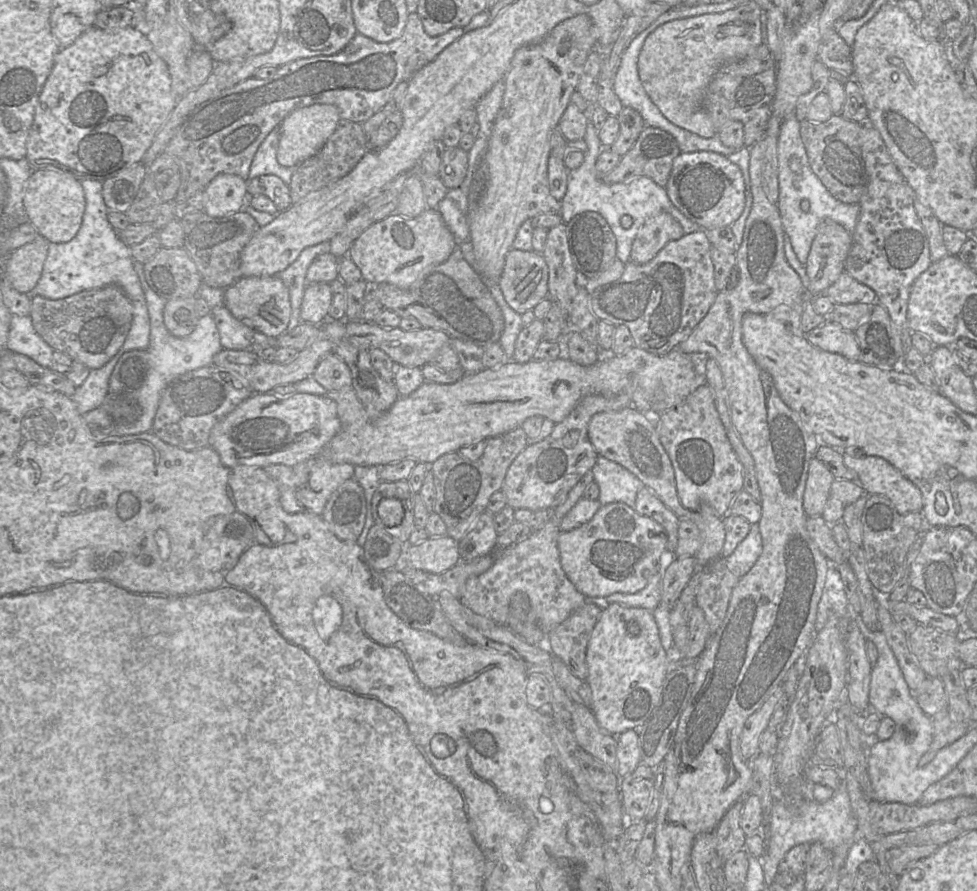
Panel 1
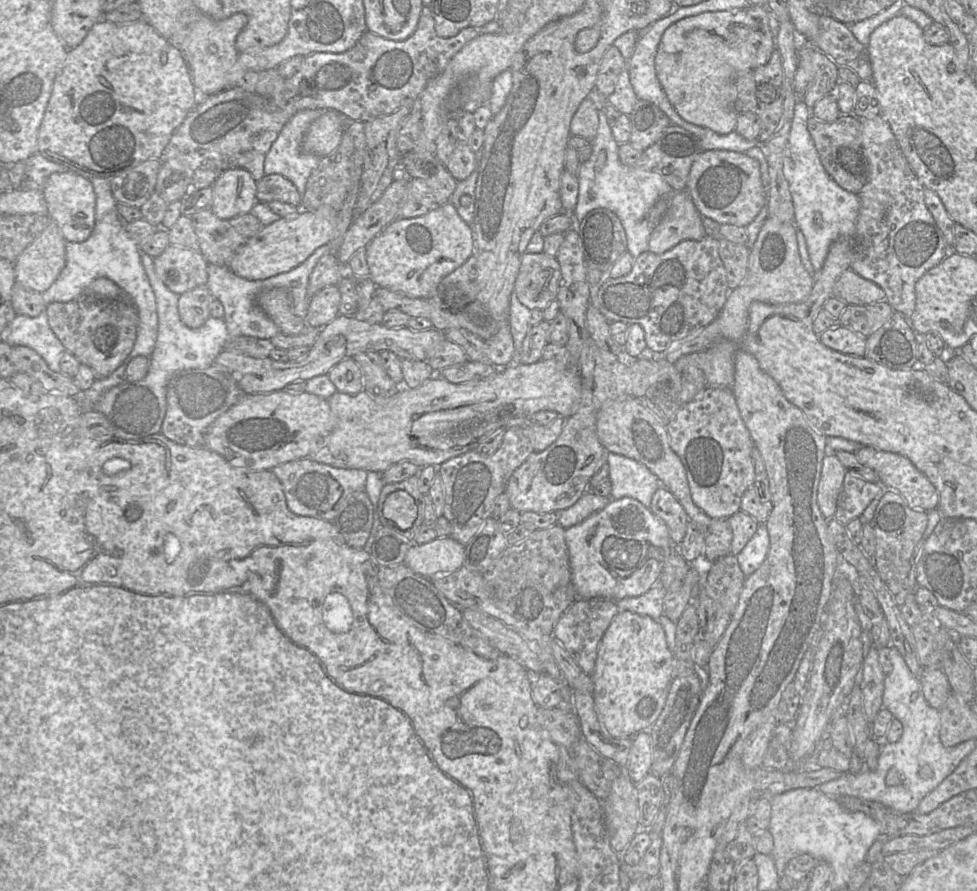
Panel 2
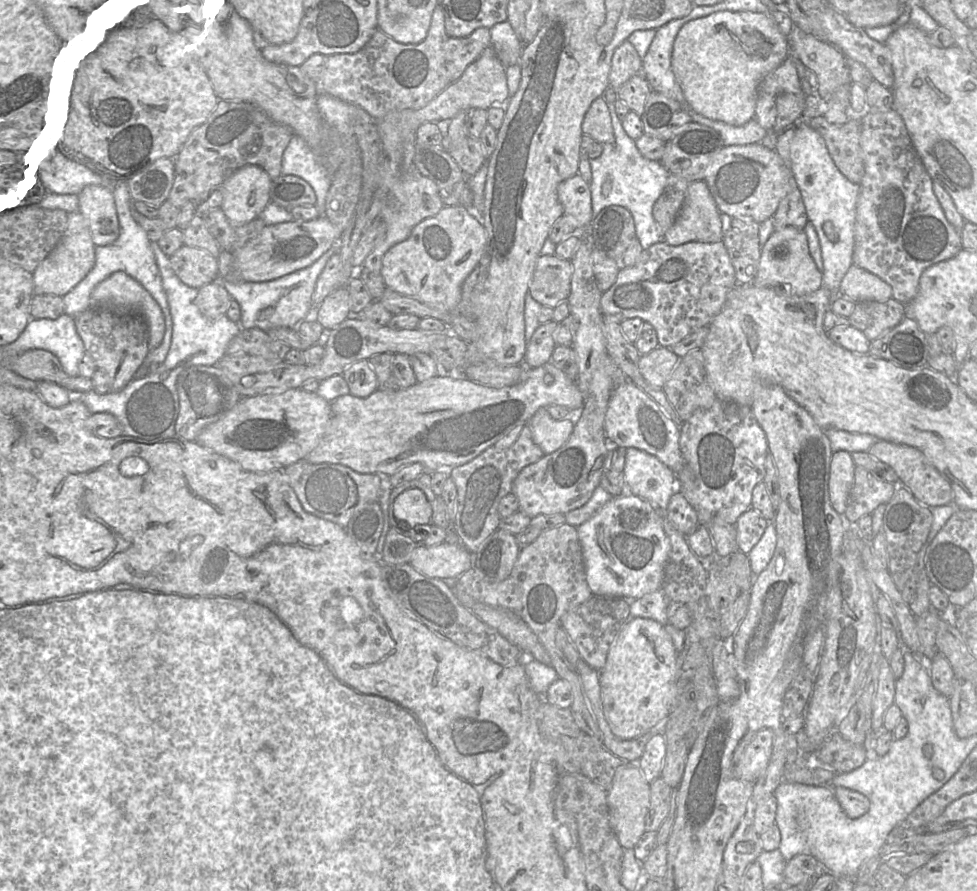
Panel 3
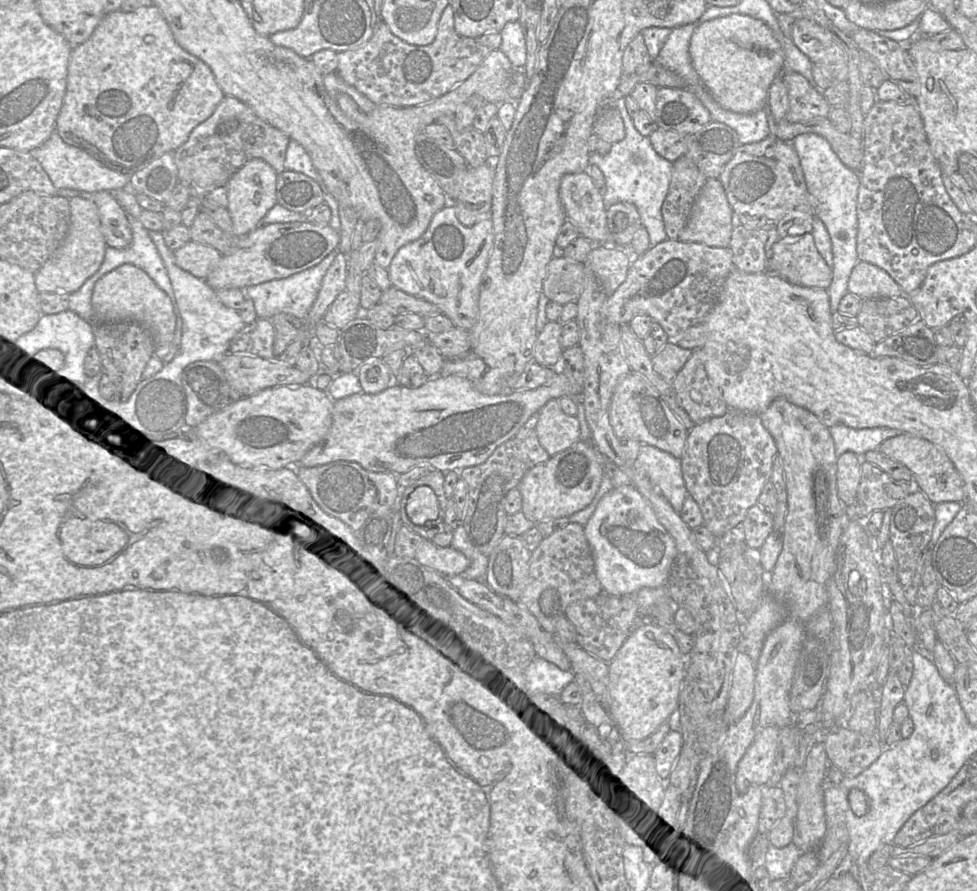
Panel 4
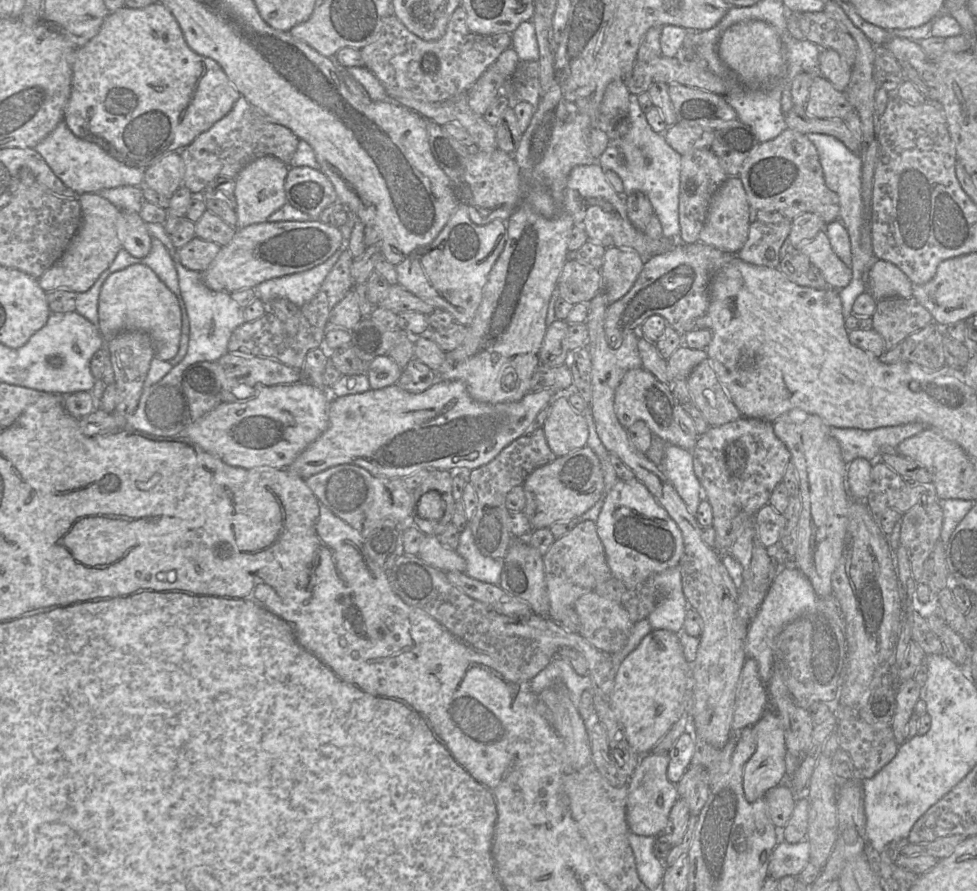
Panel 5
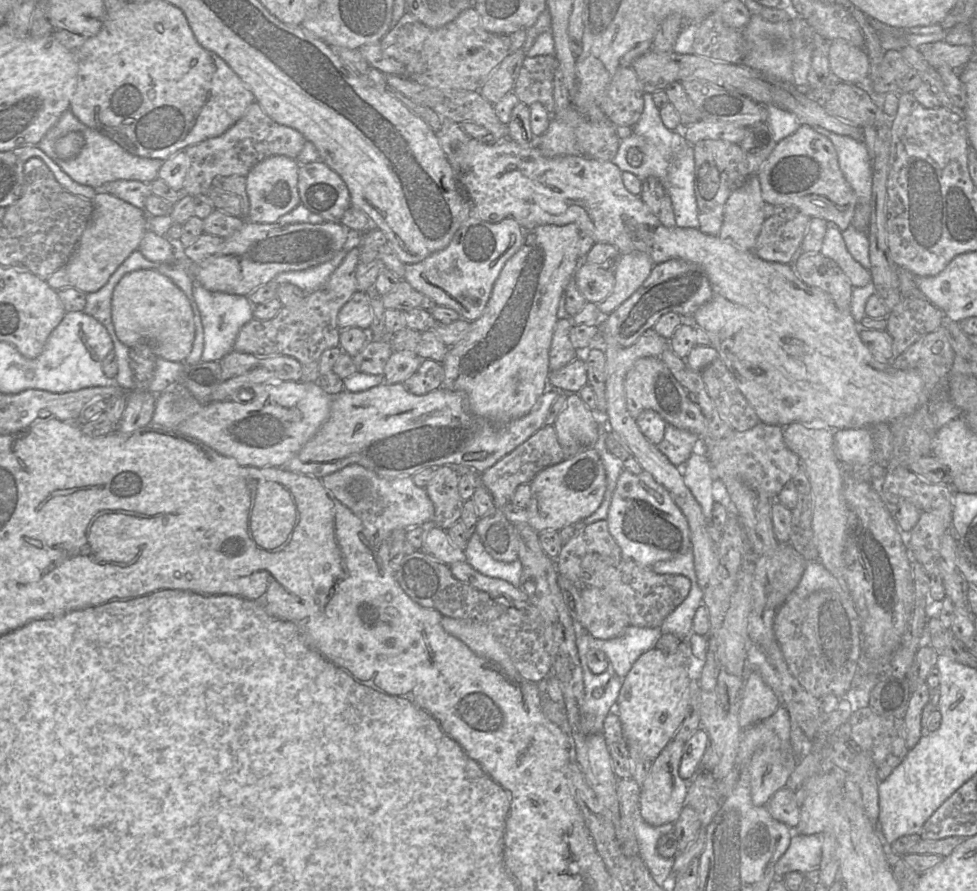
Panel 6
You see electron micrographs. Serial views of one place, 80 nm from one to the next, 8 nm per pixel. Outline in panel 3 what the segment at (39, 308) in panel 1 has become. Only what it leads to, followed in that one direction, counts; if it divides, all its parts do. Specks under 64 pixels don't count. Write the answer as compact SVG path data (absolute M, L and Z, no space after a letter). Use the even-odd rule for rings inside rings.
M89 308L73 316L77 333L85 352L91 356L95 370L101 370L110 386L110 392L125 388L149 353L149 331L138 314L117 314L100 308Z

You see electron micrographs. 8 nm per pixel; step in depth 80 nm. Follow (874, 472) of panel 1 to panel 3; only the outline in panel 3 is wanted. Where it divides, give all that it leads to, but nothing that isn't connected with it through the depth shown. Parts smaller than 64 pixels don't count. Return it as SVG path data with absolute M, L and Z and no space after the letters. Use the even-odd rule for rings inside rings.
M880 440L867 452L893 468L898 476L899 483L907 488L921 504L931 508L952 503L953 491L949 480L928 462L919 449Z

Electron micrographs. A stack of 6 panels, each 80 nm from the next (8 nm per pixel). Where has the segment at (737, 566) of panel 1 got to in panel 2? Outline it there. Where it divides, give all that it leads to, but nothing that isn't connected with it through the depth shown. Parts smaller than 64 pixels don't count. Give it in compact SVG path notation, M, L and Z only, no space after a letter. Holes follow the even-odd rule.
M760 524L754 536L736 555L739 566L746 577L753 574L765 561L770 546L767 527Z

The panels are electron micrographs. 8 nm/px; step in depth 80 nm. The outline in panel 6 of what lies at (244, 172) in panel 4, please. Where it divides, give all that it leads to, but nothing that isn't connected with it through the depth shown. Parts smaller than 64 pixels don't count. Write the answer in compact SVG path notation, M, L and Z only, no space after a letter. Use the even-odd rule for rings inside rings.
M283 155L270 156L257 163L246 175L246 193L249 199L249 213L245 222L276 223L278 219L300 204L298 192L297 159Z

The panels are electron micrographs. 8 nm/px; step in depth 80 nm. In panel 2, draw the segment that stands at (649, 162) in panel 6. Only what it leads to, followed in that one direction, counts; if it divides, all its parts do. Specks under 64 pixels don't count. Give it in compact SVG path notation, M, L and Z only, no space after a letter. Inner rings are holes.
M603 112L599 113L600 123L597 135L591 141L592 154L583 162L576 174L579 181L578 200L574 211L570 214L574 220L585 217L597 208L606 208L614 212L621 220L627 237L627 251L636 258L648 250L649 239L654 224L648 220L651 208L657 200L673 191L663 177L655 172L626 165L620 161L620 144L611 133L611 122Z

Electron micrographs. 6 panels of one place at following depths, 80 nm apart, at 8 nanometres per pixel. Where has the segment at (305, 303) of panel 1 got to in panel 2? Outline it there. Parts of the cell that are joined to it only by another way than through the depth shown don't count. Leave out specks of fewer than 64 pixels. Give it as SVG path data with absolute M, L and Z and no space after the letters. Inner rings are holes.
M337 286L321 289L309 299L305 323L320 330L339 315L340 302L341 294Z

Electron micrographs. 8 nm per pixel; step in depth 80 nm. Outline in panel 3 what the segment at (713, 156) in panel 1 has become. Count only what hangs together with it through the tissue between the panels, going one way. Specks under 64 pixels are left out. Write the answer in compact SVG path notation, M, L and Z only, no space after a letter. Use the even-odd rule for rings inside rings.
M763 143L742 146L726 146L718 151L706 169L703 181L707 184L722 214L733 219L761 223L772 219L780 201L792 186L789 165L775 149Z

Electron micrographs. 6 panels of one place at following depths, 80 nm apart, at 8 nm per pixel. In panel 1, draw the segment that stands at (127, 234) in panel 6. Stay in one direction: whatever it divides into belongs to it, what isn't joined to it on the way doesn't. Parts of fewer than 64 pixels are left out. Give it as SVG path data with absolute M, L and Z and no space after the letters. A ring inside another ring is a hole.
M38 236L11 252L2 264L4 280L17 291L32 294L41 277L49 244L45 238Z

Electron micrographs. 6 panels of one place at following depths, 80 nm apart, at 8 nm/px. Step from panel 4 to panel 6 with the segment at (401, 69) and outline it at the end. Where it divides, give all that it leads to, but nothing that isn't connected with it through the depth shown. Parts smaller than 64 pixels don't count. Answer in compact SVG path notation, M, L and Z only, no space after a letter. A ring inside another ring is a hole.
M470 7L462 11L452 22L440 28L430 28L414 16L405 13L391 26L379 41L385 56L396 60L404 66L405 74L401 75L418 84L443 90L478 91L494 69L511 53L500 35L486 31L480 22L477 11Z

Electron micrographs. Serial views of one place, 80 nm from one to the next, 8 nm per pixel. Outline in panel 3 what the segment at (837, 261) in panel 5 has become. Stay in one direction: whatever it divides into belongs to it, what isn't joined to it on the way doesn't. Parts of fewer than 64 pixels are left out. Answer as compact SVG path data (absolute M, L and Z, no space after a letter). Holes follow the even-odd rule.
M794 227L774 230L762 246L757 274L751 283L757 287L785 288L798 296L811 294L821 288L823 272L810 254L807 234Z

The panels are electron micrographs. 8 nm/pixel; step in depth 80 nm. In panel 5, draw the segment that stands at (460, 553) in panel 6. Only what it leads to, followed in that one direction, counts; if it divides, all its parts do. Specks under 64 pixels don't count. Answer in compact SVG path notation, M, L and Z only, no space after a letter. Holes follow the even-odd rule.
M425 535L418 556L430 566L443 572L465 572L465 559L455 550L444 547L437 536Z

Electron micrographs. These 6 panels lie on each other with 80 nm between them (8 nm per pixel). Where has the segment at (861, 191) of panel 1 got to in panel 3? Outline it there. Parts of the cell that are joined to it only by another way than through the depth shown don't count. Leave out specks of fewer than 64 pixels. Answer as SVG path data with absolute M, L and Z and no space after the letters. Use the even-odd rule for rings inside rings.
M818 116L807 123L824 139L838 170L852 183L860 184L865 172L860 148L860 120L850 118L844 124L830 124L823 116Z

